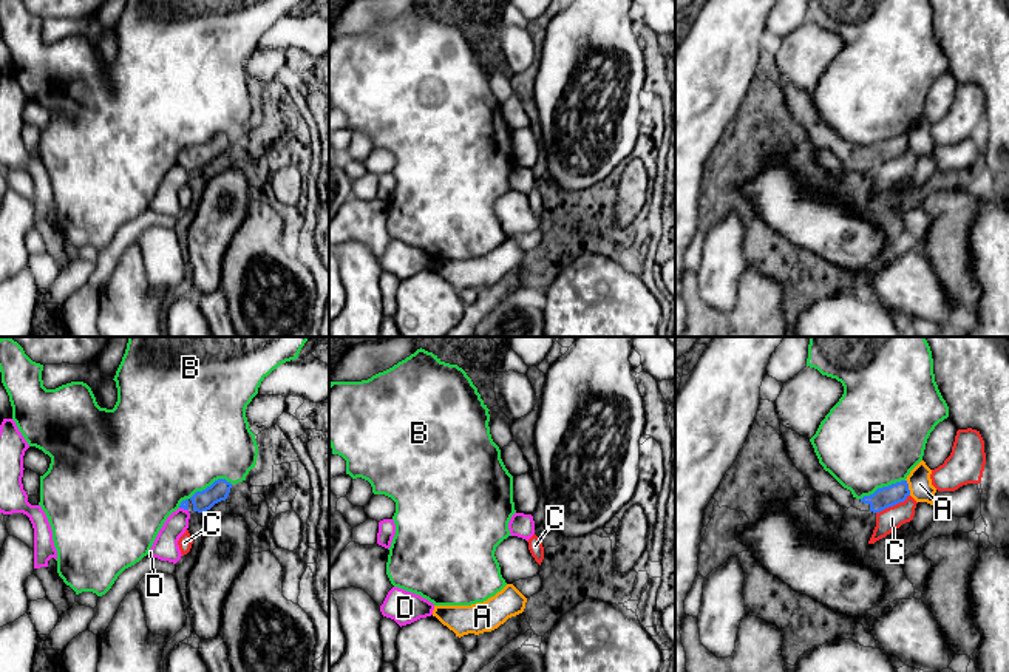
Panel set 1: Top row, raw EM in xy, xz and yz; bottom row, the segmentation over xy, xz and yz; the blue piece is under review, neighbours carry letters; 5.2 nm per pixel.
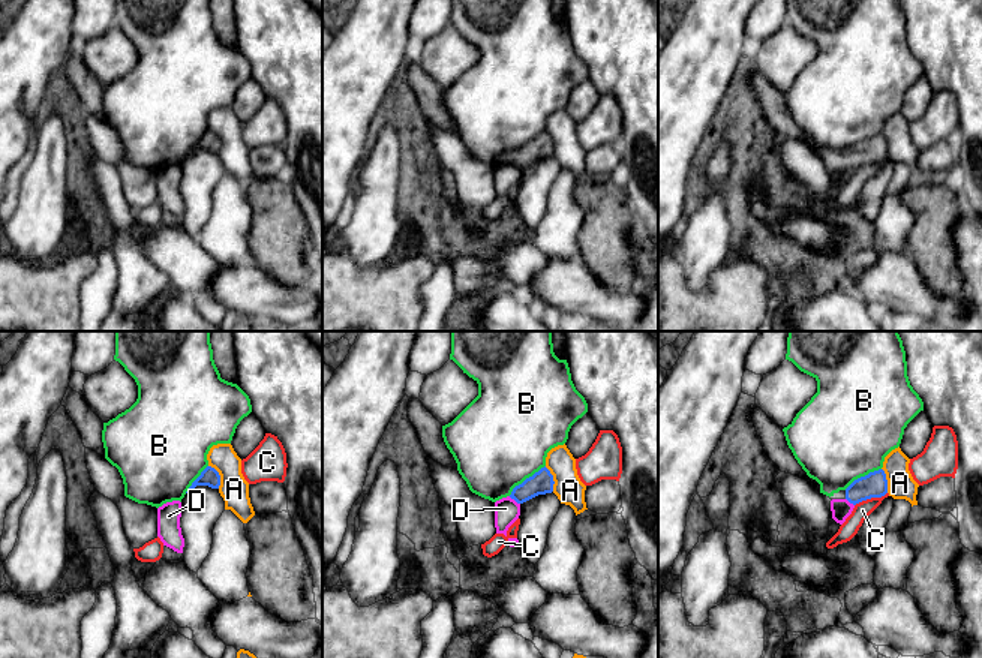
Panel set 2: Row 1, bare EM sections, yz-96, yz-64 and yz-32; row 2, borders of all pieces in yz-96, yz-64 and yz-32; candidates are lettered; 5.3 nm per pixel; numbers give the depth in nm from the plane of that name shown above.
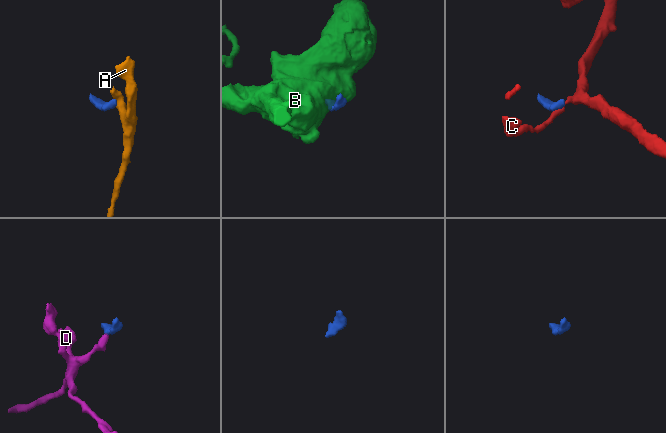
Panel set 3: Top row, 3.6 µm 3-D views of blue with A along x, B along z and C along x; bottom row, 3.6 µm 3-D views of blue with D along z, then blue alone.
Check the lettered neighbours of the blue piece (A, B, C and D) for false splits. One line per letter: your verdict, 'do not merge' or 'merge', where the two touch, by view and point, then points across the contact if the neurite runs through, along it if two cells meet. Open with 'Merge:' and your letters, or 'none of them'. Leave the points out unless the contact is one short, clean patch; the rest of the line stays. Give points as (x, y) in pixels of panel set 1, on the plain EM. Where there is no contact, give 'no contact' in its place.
Merge: none of them
A: do not merge; meets blue in yz at (907, 141); border along yz (906, 133), (910, 149)
B: do not merge; meets blue in xy at (206, 142)
C: do not merge; meets blue in yz at (892, 159); border along yz (909, 149), (876, 167)
D: do not merge; meets blue in xy at (184, 162); border along xy (180, 161), (187, 164)

